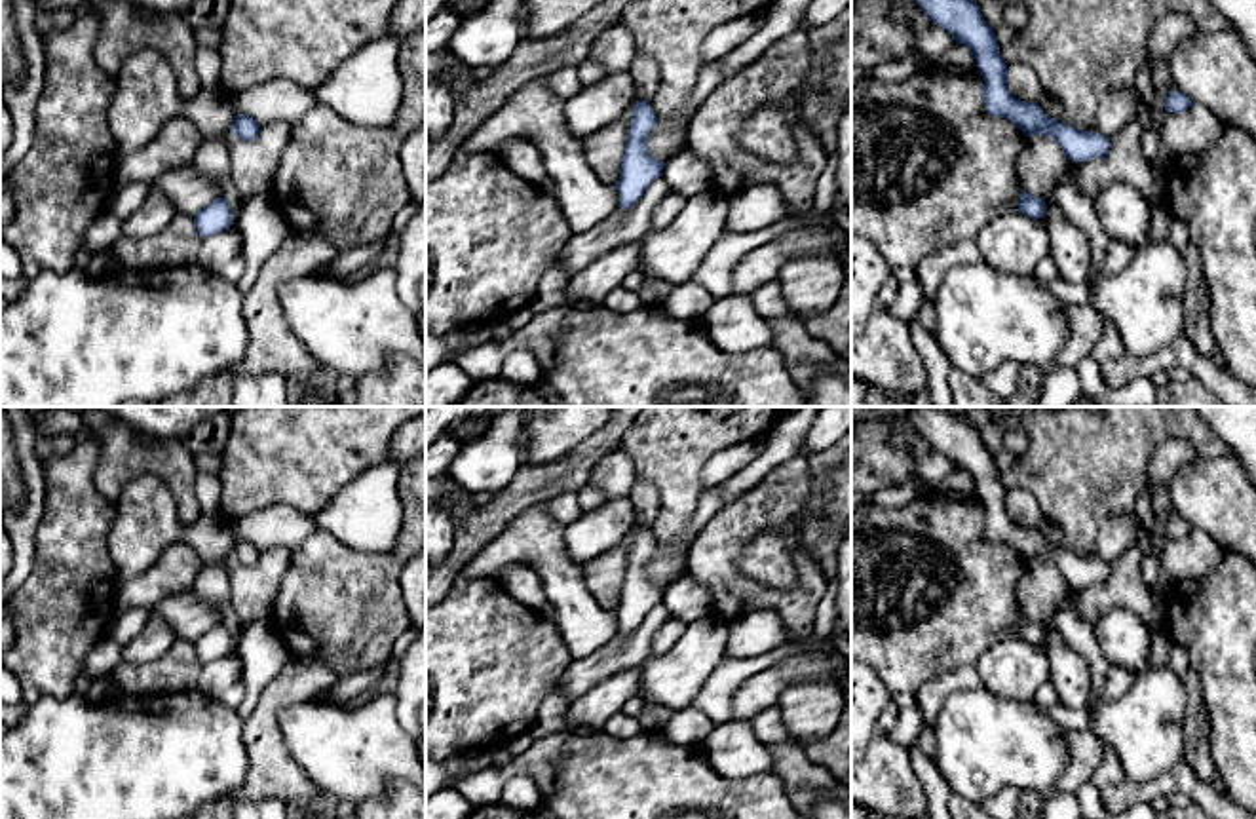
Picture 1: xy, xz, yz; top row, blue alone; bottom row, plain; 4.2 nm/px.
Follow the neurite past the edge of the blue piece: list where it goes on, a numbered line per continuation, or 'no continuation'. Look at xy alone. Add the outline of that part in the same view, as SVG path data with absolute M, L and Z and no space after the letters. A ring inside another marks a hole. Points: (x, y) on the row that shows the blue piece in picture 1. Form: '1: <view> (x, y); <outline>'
no continuation

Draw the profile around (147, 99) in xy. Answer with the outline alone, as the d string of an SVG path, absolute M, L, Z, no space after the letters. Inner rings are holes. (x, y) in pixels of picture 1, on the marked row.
M154 48L127 57L112 82L108 127L118 154L146 146L177 120L192 122L205 139L232 135L232 101L219 89L201 89L194 99L182 99L169 61Z

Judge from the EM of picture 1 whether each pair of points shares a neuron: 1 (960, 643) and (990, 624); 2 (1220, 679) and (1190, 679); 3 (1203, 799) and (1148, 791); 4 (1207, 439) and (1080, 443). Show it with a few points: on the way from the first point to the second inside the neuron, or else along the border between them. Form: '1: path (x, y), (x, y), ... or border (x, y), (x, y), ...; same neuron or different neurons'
1: path (968, 635), (983, 624); same neuron
2: border (1192, 666), (1199, 679), (1203, 705), (1211, 723); different neurons
3: path (1190, 785), (1161, 785); same neuron
4: path (1175, 426), (1112, 426); same neuron

